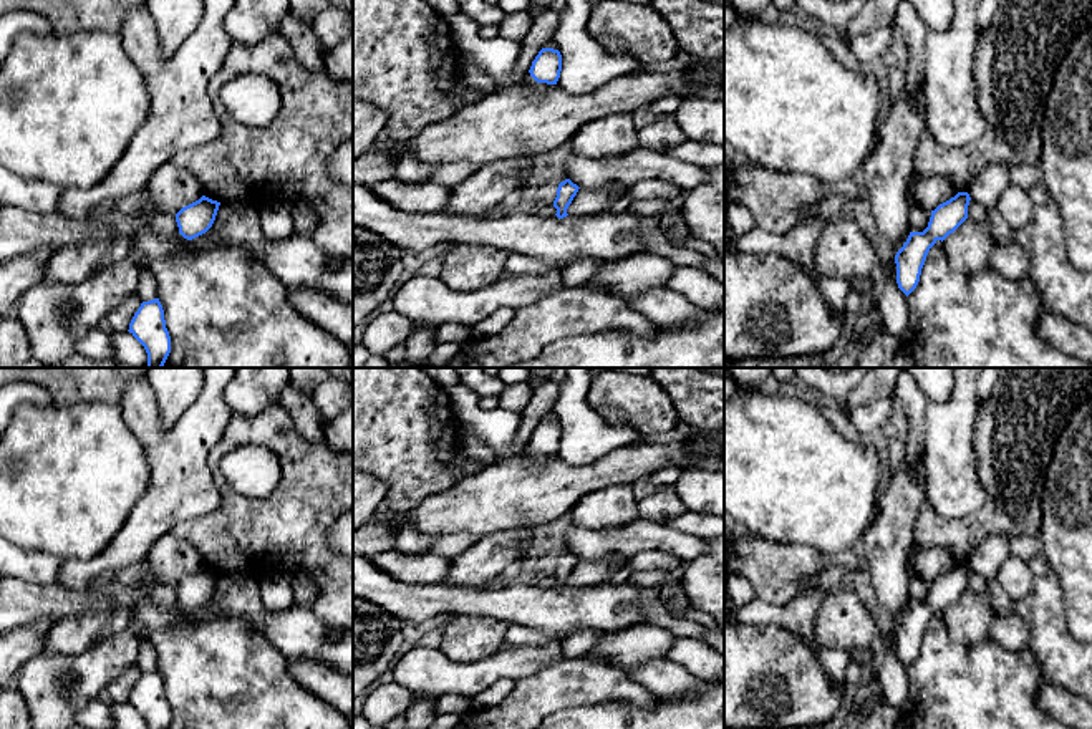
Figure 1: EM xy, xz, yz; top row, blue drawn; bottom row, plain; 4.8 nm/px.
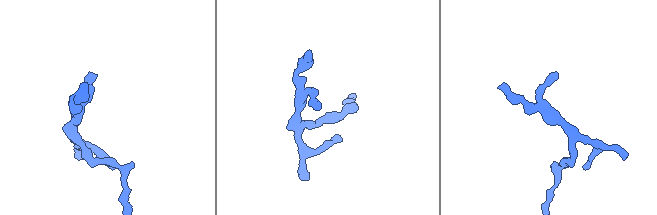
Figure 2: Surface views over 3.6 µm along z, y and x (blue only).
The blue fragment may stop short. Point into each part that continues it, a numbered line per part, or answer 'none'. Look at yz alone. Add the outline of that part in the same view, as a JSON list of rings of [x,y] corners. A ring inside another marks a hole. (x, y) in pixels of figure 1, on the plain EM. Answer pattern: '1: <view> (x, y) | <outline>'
none

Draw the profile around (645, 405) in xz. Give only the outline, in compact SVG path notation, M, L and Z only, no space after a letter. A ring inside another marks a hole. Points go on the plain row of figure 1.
M611 368L592 373L587 399L598 414L608 406L616 408L643 439L655 439L679 424L671 398L651 376L618 373Z

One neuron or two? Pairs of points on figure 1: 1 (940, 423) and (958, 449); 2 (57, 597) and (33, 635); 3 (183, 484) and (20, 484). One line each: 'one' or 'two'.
1: one
2: two
3: two

